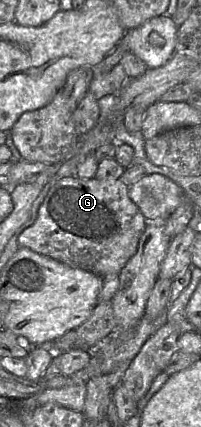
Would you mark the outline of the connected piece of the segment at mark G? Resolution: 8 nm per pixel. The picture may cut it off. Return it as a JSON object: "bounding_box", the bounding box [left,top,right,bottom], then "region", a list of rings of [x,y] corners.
{"bounding_box":[19,179,147,278],"region":[[[60,179],[49,190],[34,223],[19,235],[19,246],[103,278],[119,274],[137,252],[147,225],[129,196],[129,187],[121,179]]]}

